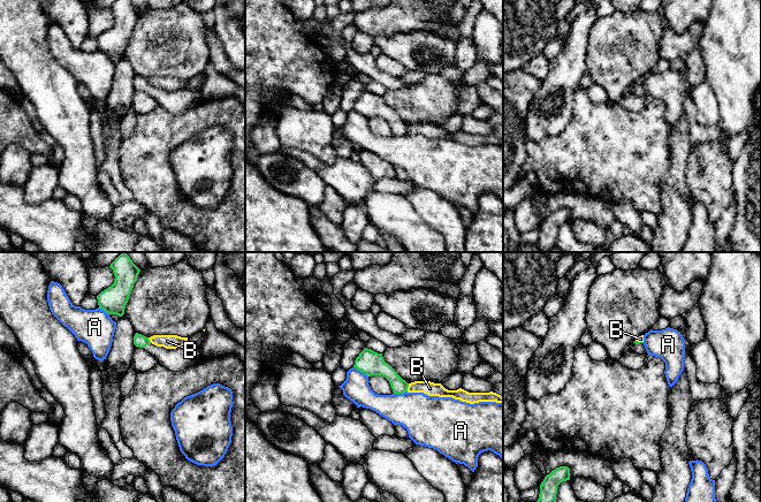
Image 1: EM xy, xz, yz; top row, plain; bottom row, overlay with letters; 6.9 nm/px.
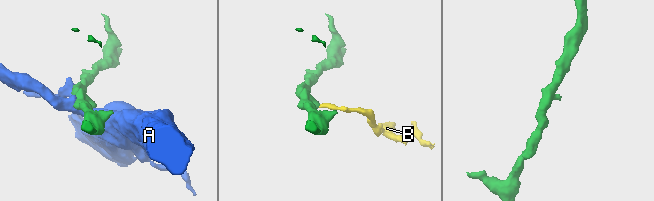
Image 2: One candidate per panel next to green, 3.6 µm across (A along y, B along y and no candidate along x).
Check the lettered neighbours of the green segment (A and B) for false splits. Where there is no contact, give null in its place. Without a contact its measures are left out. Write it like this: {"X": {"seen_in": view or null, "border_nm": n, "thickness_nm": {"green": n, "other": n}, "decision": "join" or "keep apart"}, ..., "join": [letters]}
{"A": {"seen_in": "xz", "border_nm": 130, "thickness_nm": {"green": 170, "other": 180}, "decision": "keep apart"}, "B": {"seen_in": "xz", "border_nm": 60, "thickness_nm": {"green": 120, "other": 100}, "decision": "keep apart"}, "join": []}

